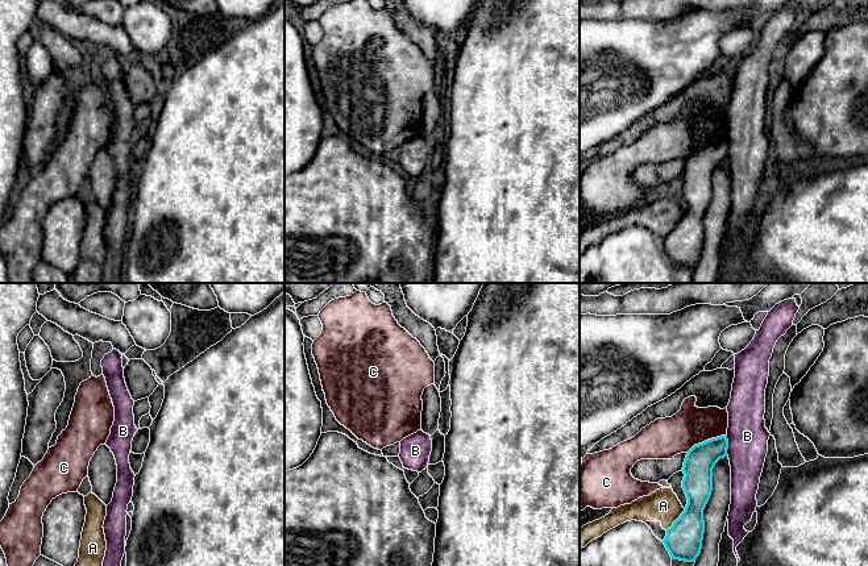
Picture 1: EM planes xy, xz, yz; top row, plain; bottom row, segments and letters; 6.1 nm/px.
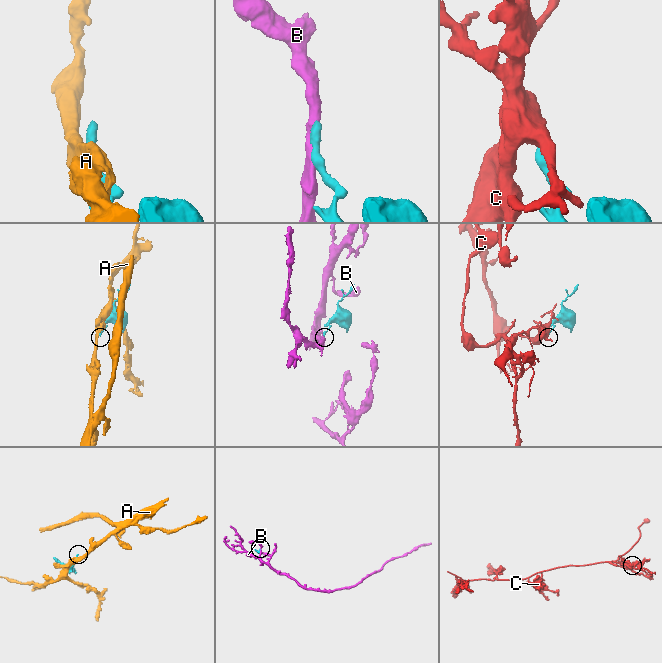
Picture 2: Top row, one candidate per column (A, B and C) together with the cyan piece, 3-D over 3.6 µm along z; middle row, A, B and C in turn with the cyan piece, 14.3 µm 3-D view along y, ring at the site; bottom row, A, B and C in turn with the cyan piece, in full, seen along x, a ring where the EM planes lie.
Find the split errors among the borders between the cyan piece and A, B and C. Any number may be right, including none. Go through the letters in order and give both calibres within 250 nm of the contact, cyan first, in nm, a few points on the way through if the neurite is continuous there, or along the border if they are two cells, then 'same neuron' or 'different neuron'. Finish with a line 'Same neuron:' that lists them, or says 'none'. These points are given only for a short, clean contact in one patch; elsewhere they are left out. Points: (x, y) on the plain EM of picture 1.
A: 220/200 nm | different neuron
B: 180/240 nm | along yz (726, 141), (727, 159) | different neuron
C: 180/240 nm | along yz (726, 140), (694, 149), (686, 157) | different neuron
Same neuron: none

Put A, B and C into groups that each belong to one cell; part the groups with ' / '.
A / B / C

